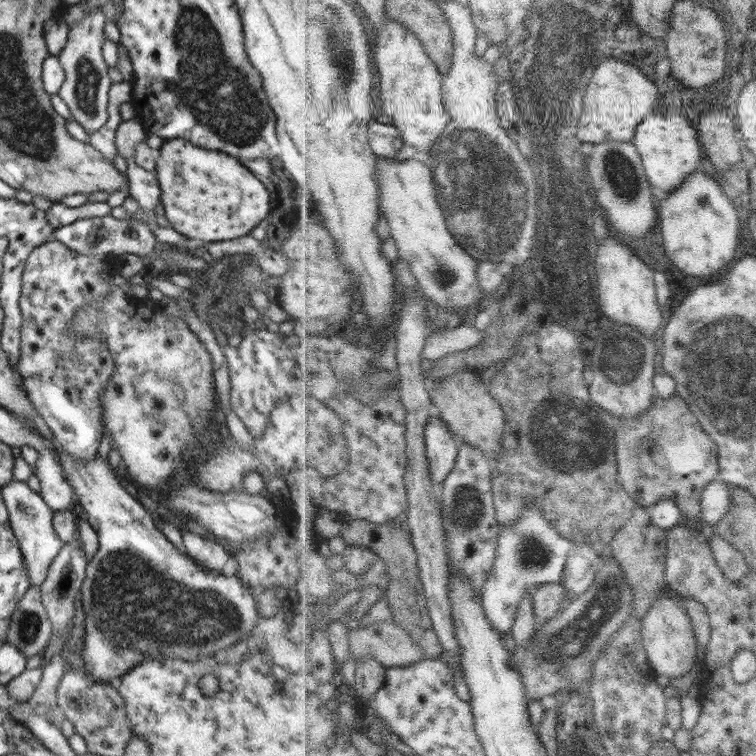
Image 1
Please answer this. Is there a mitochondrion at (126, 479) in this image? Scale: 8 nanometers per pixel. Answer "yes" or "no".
no

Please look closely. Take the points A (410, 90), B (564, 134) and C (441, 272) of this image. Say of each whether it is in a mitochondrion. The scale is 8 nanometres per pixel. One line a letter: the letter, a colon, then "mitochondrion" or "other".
A: other
B: mitochondrion
C: mitochondrion

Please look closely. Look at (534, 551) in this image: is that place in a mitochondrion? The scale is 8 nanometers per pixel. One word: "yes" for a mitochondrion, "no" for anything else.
yes

